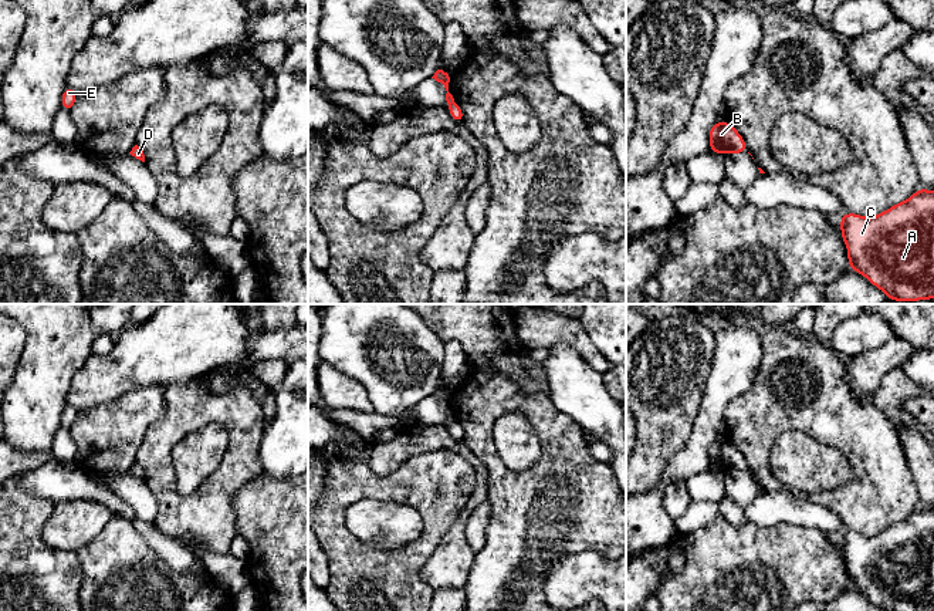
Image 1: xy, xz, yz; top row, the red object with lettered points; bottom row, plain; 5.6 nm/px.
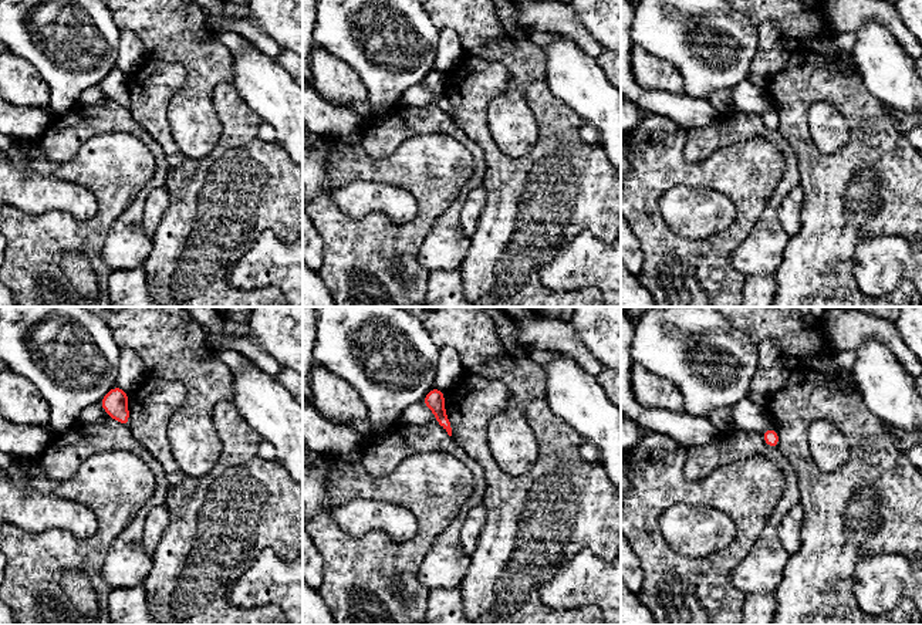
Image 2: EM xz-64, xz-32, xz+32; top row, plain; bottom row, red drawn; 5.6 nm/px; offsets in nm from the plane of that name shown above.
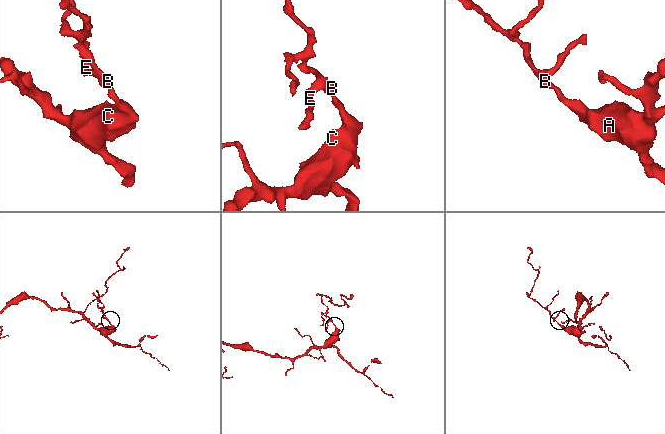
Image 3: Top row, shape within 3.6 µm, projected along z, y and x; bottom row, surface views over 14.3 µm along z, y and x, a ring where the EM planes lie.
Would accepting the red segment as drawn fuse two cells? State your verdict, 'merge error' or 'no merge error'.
no merge error

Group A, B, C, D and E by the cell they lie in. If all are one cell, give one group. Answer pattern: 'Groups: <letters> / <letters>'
Groups: A B C D E

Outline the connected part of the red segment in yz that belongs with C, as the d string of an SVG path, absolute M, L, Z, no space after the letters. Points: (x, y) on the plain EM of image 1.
M920 506L910 517L874 536L843 531L840 534L840 550L845 564L849 567L849 587L864 594L883 611L934 611L934 509Z

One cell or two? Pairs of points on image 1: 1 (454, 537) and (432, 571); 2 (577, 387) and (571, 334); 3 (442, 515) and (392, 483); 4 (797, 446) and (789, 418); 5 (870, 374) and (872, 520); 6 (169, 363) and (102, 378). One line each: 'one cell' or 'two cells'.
1: one cell
2: two cells
3: one cell
4: two cells
5: two cells
6: one cell

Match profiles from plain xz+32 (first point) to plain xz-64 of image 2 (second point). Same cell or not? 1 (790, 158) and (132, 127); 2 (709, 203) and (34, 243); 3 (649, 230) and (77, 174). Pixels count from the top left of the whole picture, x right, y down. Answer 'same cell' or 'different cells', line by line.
1: same cell
2: different cells
3: same cell

